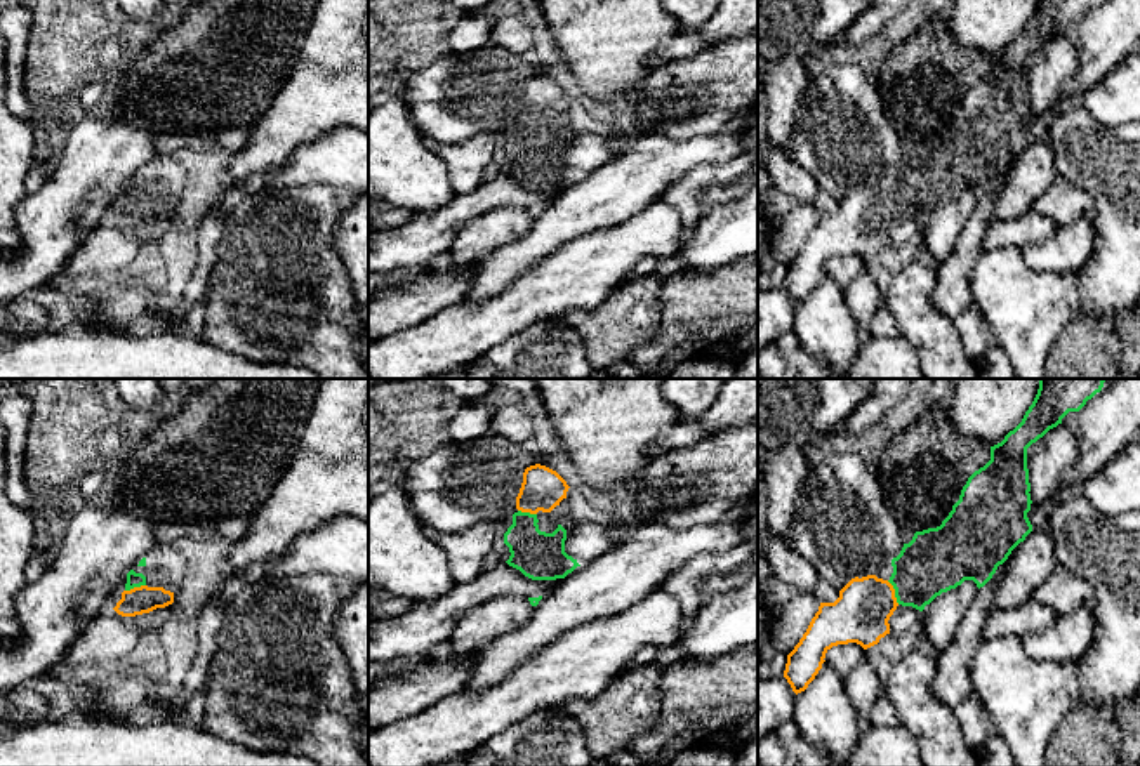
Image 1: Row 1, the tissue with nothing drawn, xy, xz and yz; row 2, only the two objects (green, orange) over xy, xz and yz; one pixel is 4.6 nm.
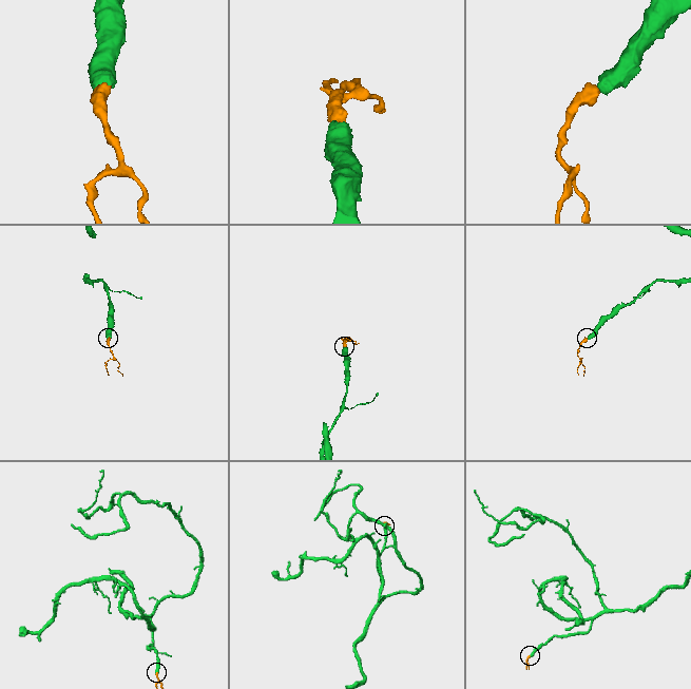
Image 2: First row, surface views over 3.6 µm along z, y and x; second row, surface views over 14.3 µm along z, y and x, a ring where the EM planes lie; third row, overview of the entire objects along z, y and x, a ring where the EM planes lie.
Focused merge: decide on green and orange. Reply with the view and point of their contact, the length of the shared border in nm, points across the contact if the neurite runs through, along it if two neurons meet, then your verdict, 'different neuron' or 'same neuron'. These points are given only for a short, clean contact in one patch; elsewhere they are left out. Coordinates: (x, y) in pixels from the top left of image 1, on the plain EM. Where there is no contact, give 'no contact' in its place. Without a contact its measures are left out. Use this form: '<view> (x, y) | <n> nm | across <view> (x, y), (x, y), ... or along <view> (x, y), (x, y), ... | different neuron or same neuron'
yz (895, 204) | 130 nm | across yz (937, 171), (909, 197), (895, 204), (874, 211), (861, 224) | same neuron

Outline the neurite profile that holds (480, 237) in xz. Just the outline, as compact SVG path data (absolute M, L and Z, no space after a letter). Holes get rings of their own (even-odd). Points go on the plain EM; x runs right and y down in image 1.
M504 207L478 215L464 224L452 243L450 255L457 262L474 262L521 240L532 228L535 217L528 208Z

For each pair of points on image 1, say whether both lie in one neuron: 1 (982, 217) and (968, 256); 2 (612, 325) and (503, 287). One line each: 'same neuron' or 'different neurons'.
1: same neuron
2: different neurons

